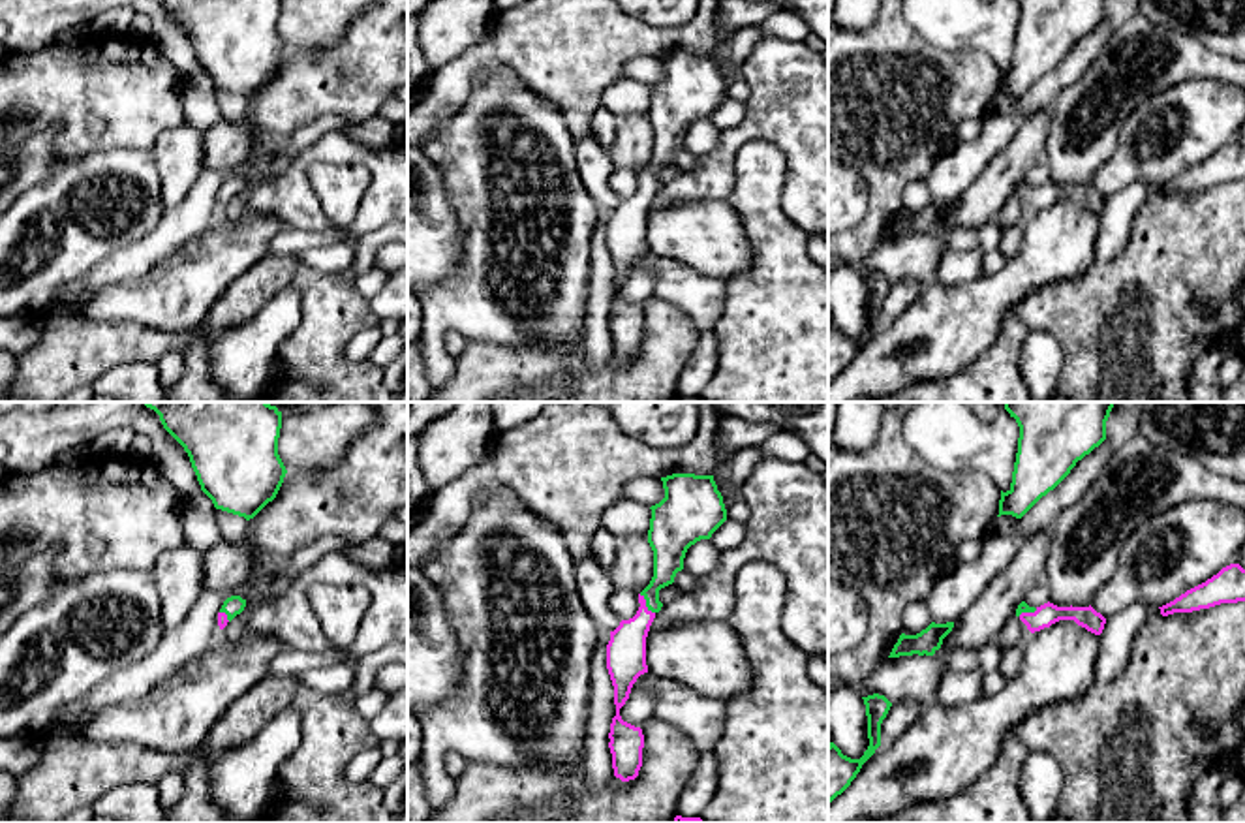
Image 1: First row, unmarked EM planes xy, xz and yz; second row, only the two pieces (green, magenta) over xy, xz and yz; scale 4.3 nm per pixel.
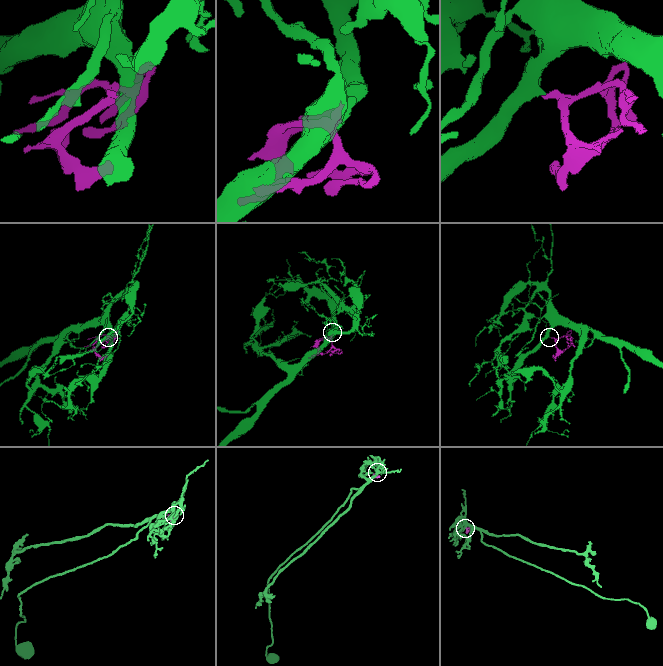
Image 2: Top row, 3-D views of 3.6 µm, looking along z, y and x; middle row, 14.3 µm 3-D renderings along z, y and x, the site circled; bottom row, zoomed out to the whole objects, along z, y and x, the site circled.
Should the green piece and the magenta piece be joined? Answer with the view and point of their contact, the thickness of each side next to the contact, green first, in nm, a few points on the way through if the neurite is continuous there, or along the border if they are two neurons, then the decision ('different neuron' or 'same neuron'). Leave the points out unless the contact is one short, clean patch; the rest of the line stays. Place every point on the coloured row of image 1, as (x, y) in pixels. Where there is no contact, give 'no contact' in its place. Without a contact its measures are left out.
contact xz (646, 604); calibres 140 and 180 nm; way xz (669, 551), (663, 575), (646, 604), (626, 652); same neuron

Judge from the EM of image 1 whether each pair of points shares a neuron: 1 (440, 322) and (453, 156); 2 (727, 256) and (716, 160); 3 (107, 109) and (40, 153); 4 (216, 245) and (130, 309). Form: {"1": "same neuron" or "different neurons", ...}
{"1": "same neuron", "2": "different neurons", "3": "different neurons", "4": "same neuron"}

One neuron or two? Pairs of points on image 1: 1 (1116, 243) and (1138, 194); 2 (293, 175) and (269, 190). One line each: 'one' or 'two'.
1: one
2: one

